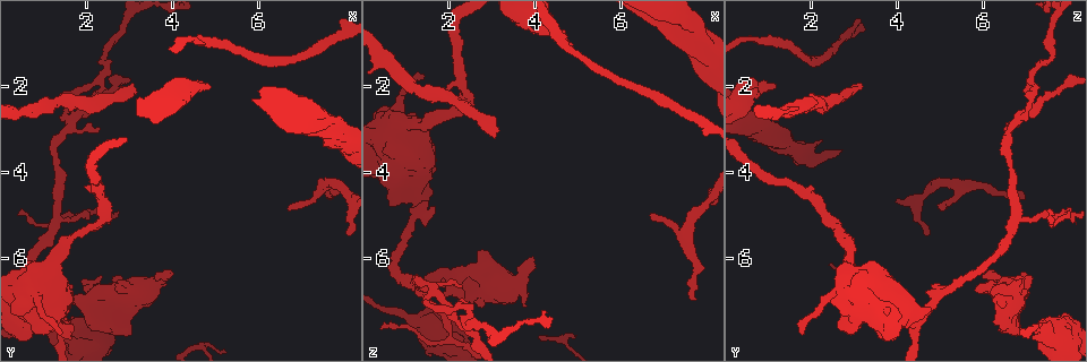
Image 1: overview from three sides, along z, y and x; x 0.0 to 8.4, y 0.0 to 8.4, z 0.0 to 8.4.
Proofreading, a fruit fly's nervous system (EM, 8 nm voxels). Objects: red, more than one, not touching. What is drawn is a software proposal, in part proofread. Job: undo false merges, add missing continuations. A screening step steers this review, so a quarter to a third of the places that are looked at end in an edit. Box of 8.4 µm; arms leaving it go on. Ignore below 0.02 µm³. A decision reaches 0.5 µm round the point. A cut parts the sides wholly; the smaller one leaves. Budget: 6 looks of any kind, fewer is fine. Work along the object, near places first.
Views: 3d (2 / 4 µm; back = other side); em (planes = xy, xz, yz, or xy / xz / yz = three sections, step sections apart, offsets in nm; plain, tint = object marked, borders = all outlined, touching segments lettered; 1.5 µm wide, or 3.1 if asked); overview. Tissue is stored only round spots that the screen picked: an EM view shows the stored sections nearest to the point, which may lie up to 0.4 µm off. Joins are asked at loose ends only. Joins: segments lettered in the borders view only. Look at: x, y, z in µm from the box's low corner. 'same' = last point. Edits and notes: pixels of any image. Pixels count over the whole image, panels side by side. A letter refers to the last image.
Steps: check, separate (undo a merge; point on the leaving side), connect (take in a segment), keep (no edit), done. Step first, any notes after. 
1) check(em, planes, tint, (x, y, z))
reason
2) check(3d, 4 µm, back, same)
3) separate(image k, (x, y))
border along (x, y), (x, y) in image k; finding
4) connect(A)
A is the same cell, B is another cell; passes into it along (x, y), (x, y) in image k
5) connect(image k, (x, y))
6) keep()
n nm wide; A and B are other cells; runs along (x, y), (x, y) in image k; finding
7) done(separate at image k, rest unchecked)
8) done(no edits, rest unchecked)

check(em, yz, step 8, borders, (1.75, 7.65, 3.90))
free end

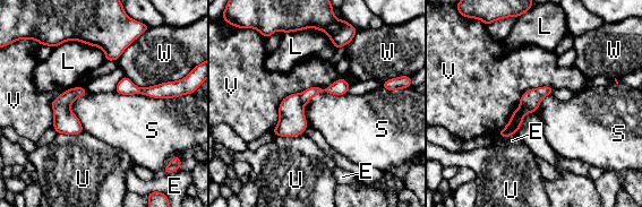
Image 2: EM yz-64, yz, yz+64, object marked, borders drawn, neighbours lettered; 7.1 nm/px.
check(em, planes, borders, same)

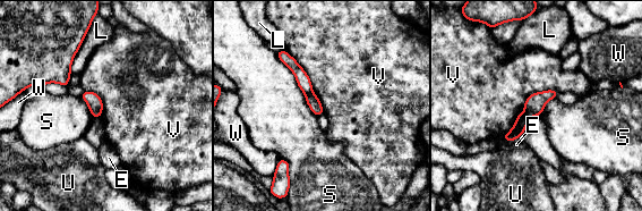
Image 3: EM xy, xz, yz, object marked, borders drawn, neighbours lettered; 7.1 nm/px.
separate(image 3, (313, 101))
S touches over 550 nm; E, L, S, U, V and W are other cells; border along (311, 91), (305, 95) in image 3; a second neuron is stuck on

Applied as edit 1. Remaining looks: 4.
check(em, yz, step 4, tint, (0.85, 7.55, 7.25))
thick turns thin

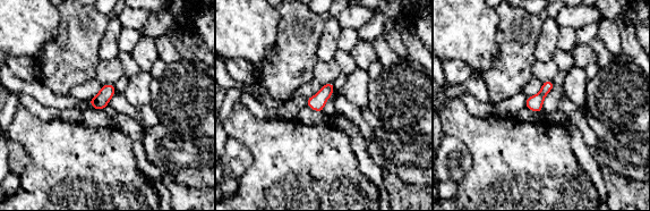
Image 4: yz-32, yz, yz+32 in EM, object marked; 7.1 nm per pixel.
check(em, planes, borders, same)

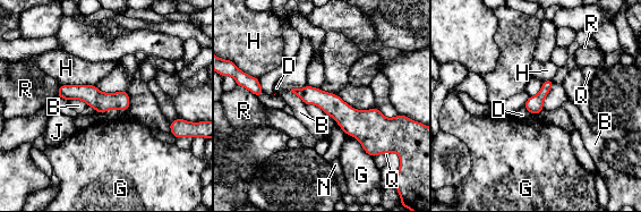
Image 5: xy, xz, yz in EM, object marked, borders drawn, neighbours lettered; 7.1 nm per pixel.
keep()
B, D, G, H, J, N, Q and R are other cells; border along (60, 84), (94, 85) in image 5; all the same neuron

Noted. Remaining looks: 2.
check(em, planes, borders, (3.10, 2.05, 3.20))
long arm stops here

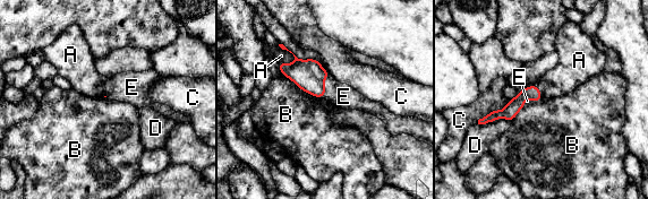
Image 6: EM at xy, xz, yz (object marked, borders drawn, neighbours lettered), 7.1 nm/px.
connect(E)
B touches over 340 nm; E is the same cell, A, B, C and D are other cells; passes into it along (308, 75), (324, 86), (343, 96) in image 6; it goes on there

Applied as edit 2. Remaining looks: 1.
done(separate at image 3, connect at image 6, rest unchecked)

